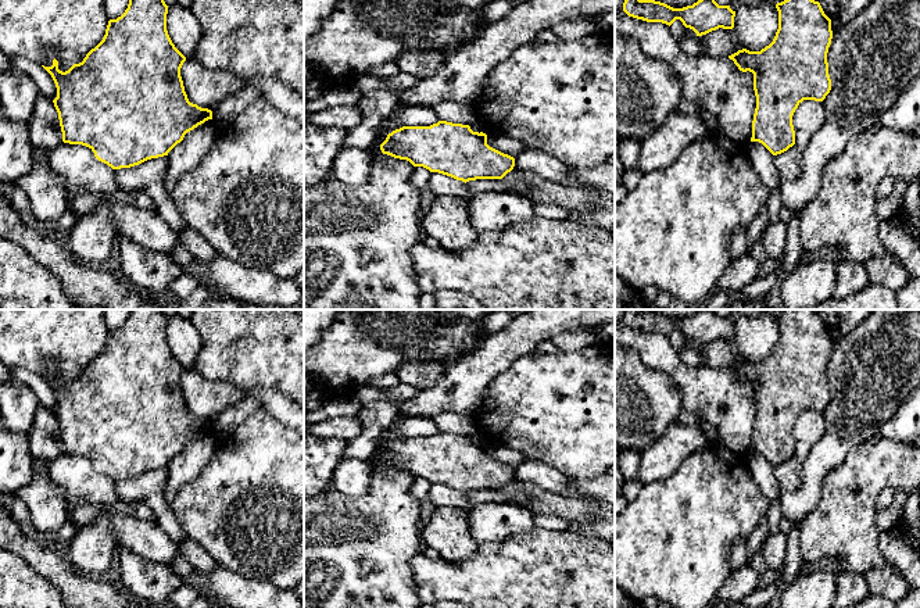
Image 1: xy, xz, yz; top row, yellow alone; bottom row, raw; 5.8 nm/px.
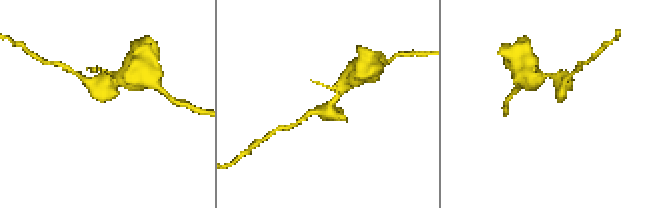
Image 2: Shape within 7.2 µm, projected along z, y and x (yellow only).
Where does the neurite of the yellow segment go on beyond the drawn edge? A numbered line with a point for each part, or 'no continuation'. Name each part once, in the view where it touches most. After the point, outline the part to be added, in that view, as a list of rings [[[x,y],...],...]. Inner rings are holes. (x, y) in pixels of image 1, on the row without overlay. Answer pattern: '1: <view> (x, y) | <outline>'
no continuation

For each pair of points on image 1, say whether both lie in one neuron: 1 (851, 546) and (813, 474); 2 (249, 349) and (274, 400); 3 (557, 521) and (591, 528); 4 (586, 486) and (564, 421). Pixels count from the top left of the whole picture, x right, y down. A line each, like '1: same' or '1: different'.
1: different
2: different
3: different
4: different

